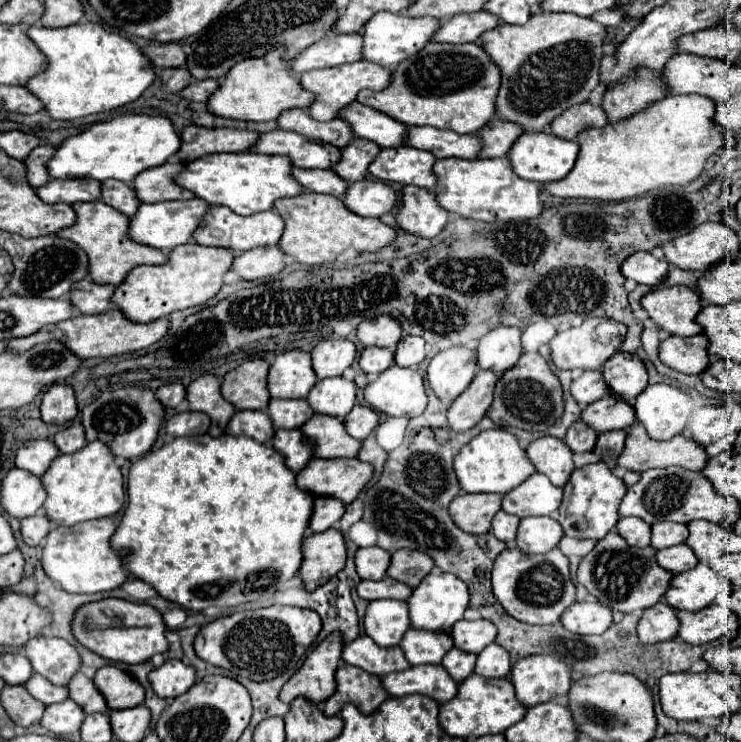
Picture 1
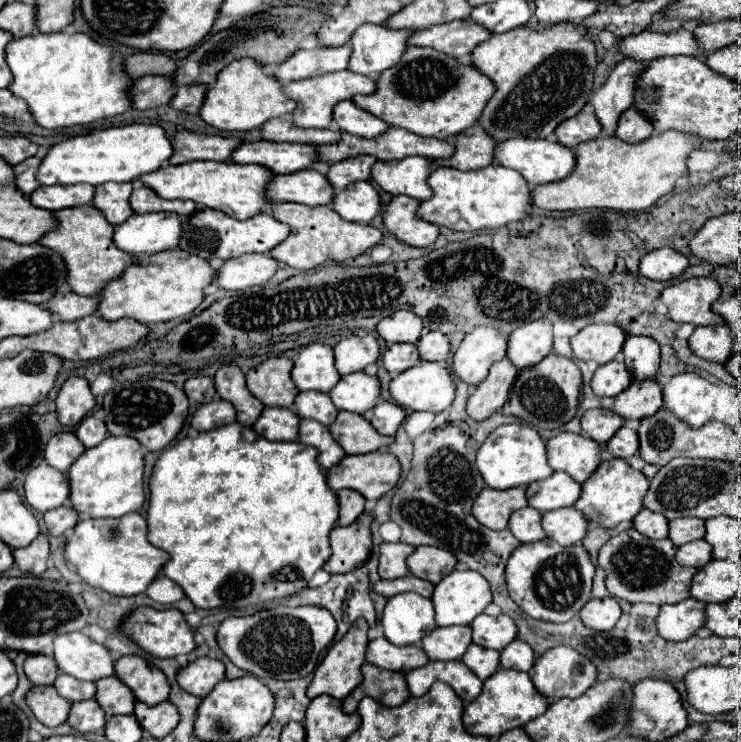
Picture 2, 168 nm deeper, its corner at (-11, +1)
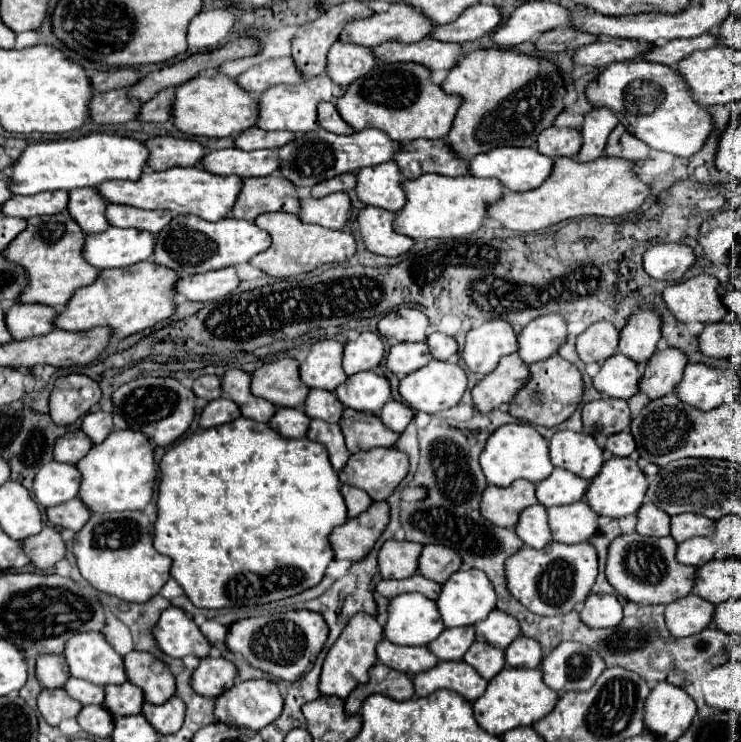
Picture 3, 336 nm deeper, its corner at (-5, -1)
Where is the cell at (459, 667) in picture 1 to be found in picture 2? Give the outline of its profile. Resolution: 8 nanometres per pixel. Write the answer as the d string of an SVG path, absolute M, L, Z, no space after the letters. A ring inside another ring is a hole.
M470 645L468 651L464 653L462 661L482 679L486 681L500 665L500 651L494 651L494 649L484 649L480 645Z

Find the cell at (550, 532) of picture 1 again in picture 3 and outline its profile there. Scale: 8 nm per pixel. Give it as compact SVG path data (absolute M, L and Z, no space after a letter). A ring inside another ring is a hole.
M582 501L548 509L548 525L554 541L574 545L588 541L596 531L598 515Z

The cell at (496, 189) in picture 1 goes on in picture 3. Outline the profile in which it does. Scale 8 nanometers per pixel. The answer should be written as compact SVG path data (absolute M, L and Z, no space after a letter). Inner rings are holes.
M422 175L402 183L406 191L406 205L398 211L394 231L412 239L452 239L466 237L478 231L486 219L486 207L504 195L498 179L478 179L474 175L464 177L442 177Z

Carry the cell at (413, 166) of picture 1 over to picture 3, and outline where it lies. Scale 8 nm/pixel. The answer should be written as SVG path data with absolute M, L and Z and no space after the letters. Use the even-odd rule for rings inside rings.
M394 161L364 167L358 171L356 193L360 201L374 207L384 207L388 211L400 211L406 203L406 193L402 191L402 173Z

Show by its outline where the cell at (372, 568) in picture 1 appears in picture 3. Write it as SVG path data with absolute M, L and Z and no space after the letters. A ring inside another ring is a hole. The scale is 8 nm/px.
M386 541L378 553L378 565L382 579L406 579L416 573L420 543L410 541Z

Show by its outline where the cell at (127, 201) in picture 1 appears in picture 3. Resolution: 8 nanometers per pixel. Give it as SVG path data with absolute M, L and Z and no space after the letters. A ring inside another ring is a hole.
M82 187L78 191L70 191L68 213L88 235L102 233L110 227L110 223L106 223L106 207L108 203L102 203L102 199L98 199L96 187Z

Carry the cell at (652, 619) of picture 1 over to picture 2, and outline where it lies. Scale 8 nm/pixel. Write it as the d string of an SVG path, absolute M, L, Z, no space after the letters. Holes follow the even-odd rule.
M694 597L676 605L662 605L656 619L658 633L670 641L684 641L692 637L706 621L706 603Z

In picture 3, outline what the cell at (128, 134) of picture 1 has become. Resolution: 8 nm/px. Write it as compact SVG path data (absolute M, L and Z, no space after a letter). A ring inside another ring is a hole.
M90 133L80 139L58 139L50 143L32 143L12 165L12 193L16 195L36 195L42 191L76 187L98 187L98 183L110 179L140 179L142 169L150 157L146 145L132 137L108 135L108 133Z

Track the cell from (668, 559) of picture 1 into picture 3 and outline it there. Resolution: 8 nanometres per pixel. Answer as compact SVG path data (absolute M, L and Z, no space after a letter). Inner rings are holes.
M694 537L694 539L686 539L678 545L676 559L682 565L700 567L702 563L714 559L716 551L718 551L718 545L710 537Z

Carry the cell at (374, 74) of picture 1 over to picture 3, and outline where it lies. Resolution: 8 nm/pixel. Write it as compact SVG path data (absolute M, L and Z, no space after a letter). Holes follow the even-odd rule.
M318 75L314 79L308 79L298 85L278 85L270 87L260 95L260 119L258 127L276 131L276 129L286 129L286 131L312 131L318 125L318 115L316 107L320 101L332 101L336 103L344 95L344 87L338 87L328 75Z

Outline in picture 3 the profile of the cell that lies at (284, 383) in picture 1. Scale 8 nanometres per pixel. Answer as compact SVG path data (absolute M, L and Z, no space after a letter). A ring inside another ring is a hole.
M326 339L314 343L304 363L300 363L300 381L306 387L334 391L346 381L342 371L342 349L344 345L338 341Z

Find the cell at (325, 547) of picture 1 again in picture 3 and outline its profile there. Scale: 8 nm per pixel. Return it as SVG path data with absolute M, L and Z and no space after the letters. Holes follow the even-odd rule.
M372 503L362 515L348 519L344 525L330 533L334 559L346 559L356 563L364 559L374 547L376 539L388 525L388 503Z

